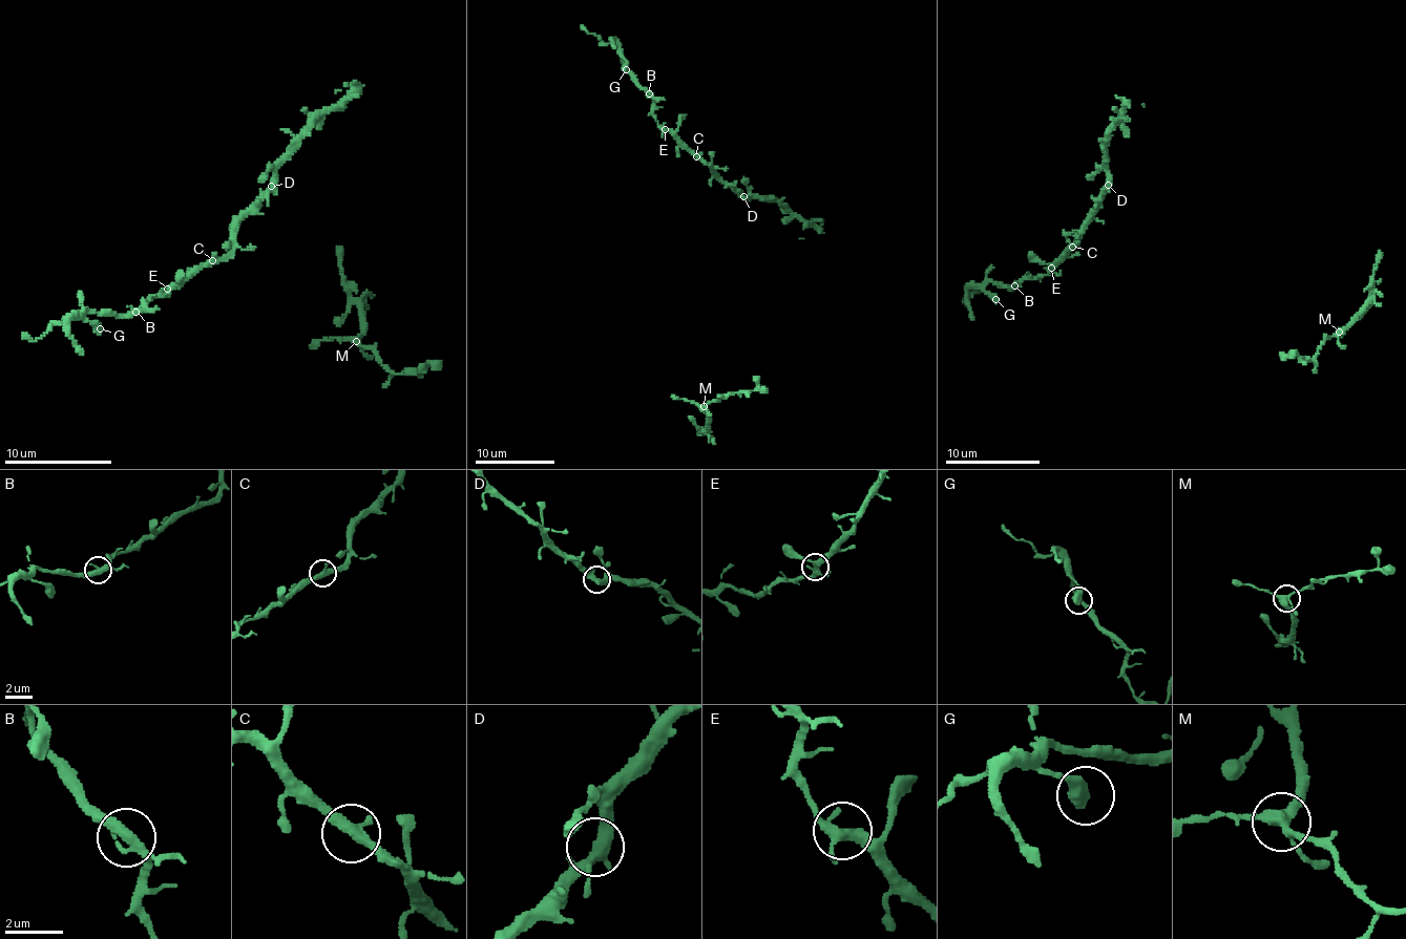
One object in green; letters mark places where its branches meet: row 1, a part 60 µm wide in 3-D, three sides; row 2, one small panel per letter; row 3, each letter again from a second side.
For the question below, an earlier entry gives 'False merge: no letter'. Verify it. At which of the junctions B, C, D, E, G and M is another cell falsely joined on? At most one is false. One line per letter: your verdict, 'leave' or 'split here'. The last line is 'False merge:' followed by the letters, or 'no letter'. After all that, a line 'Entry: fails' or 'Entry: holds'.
B: leave
C: leave
D: leave
E: leave
G: leave
M: leave
False merge: no letter
Entry: holds

